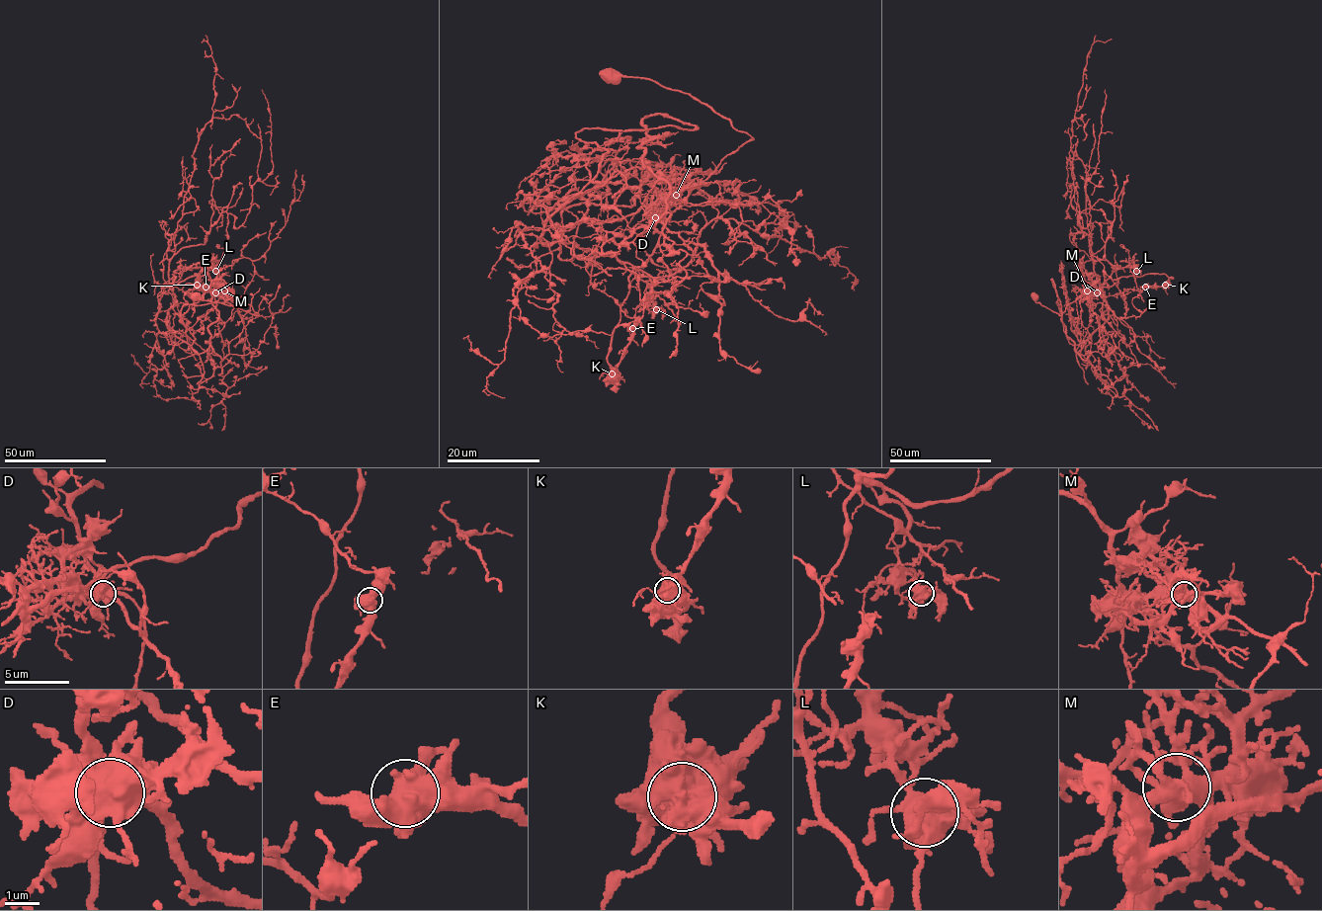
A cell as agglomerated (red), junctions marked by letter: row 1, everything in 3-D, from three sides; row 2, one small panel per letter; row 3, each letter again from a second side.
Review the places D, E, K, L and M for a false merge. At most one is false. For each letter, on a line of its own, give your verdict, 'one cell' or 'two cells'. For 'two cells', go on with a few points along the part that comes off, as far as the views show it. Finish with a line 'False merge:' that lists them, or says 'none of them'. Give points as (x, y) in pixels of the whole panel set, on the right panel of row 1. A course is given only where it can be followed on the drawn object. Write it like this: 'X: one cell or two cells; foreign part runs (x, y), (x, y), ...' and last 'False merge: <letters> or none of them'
D: two cells; foreign part runs (1097, 292), (1087, 290), (1084, 295), (1113, 286), (1122, 277), (1164, 274), (1168, 277), (1161, 287), (1140, 287)
E: one cell
K: one cell
L: one cell
M: one cell
False merge: D

